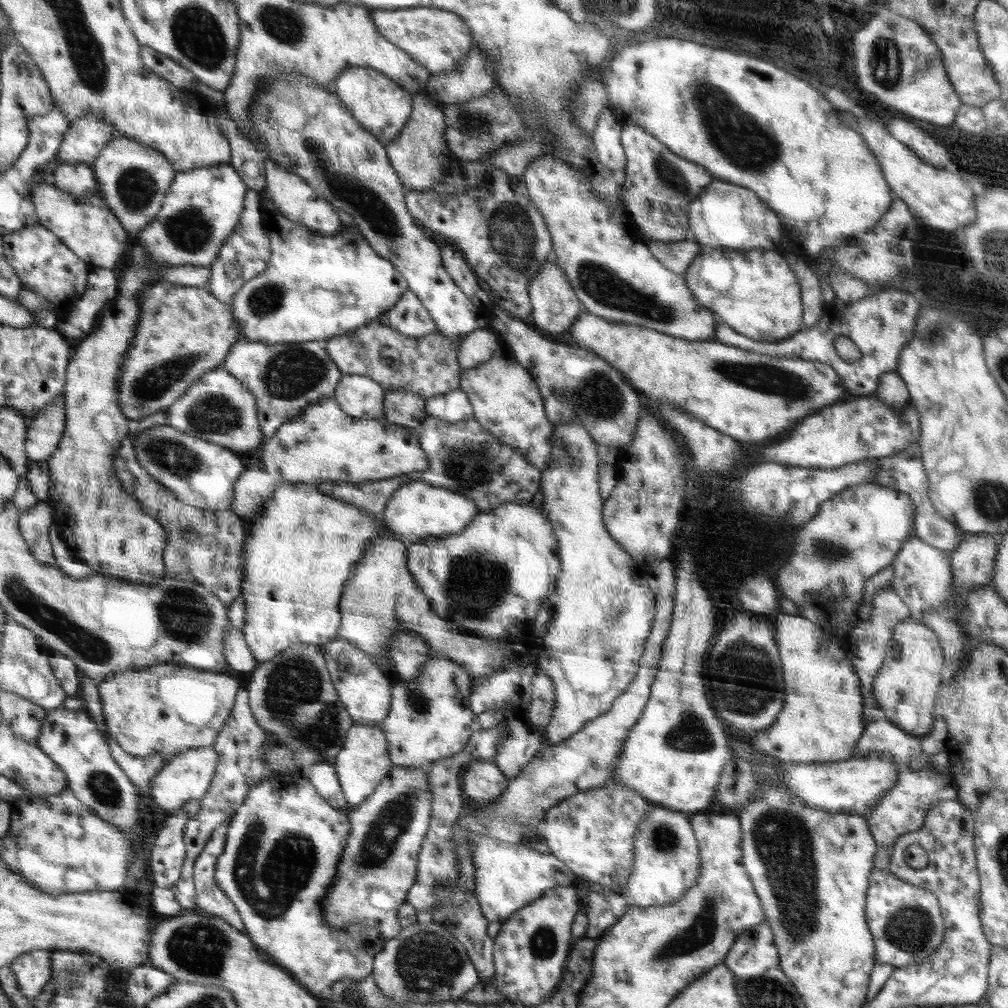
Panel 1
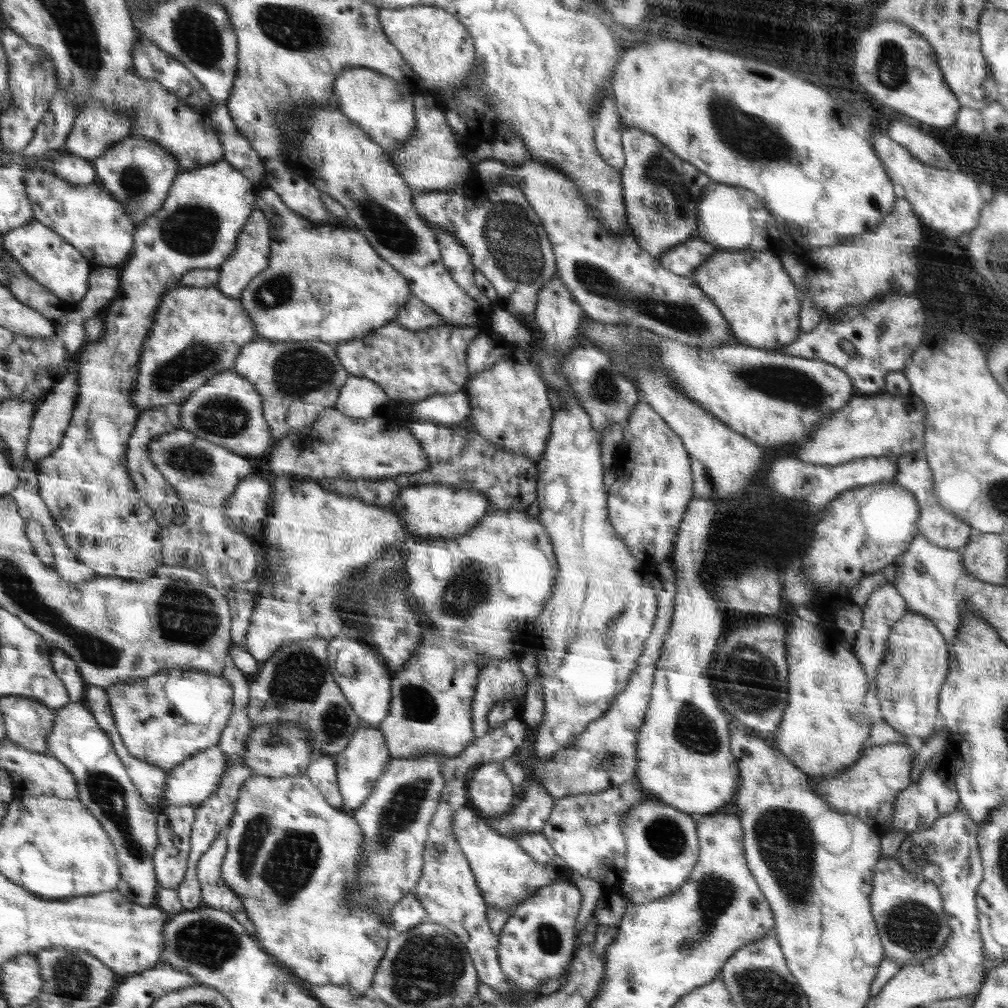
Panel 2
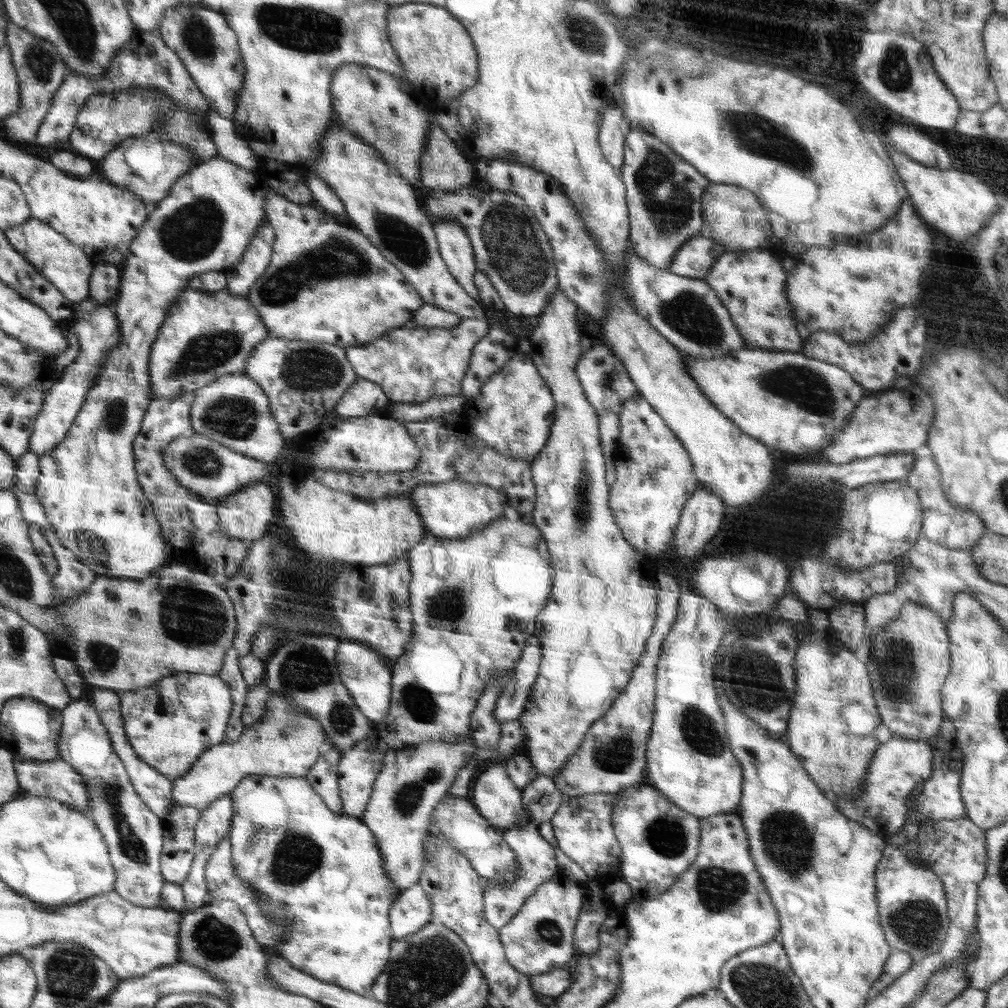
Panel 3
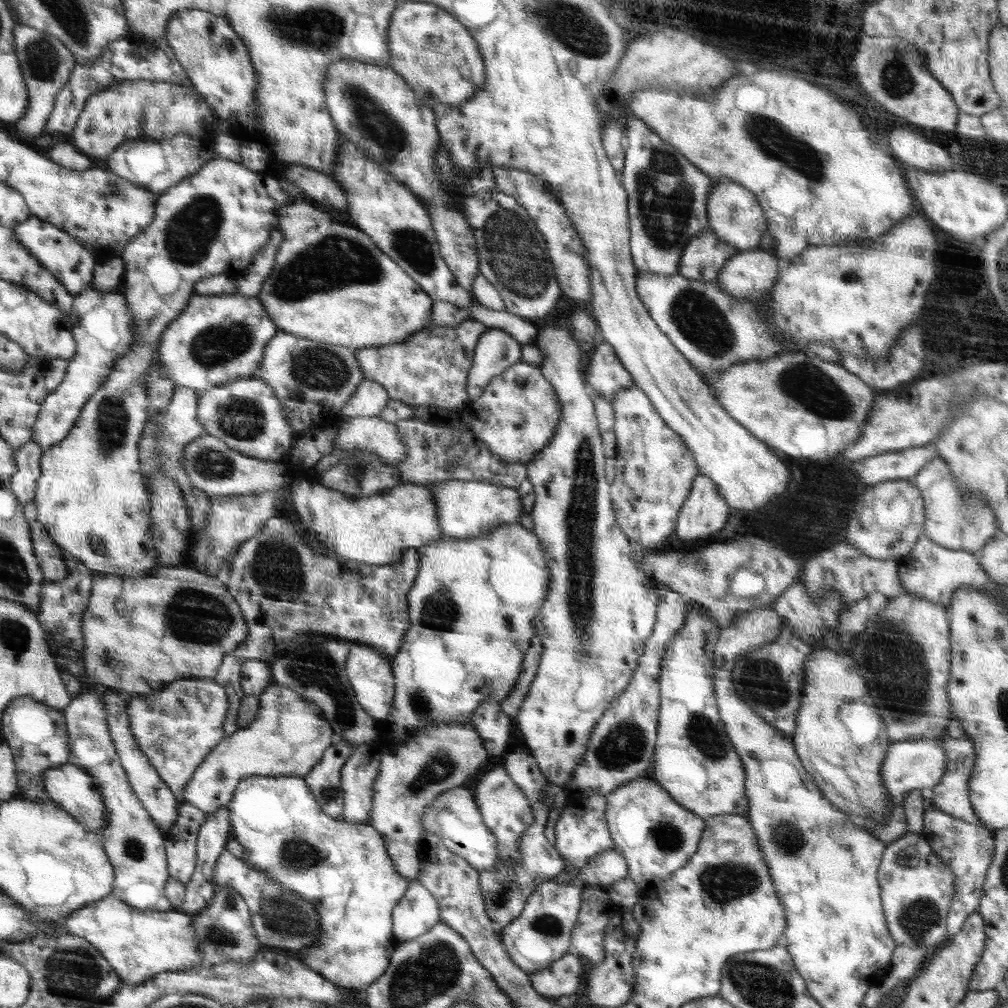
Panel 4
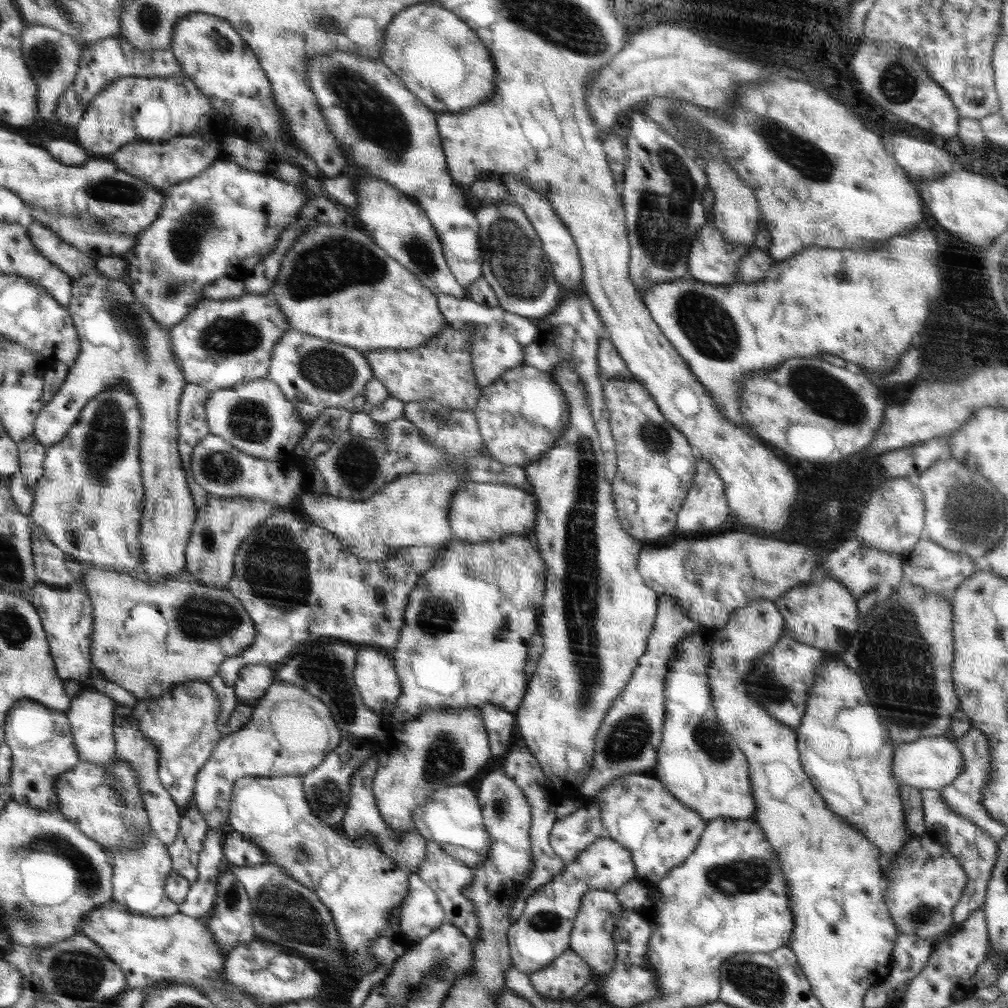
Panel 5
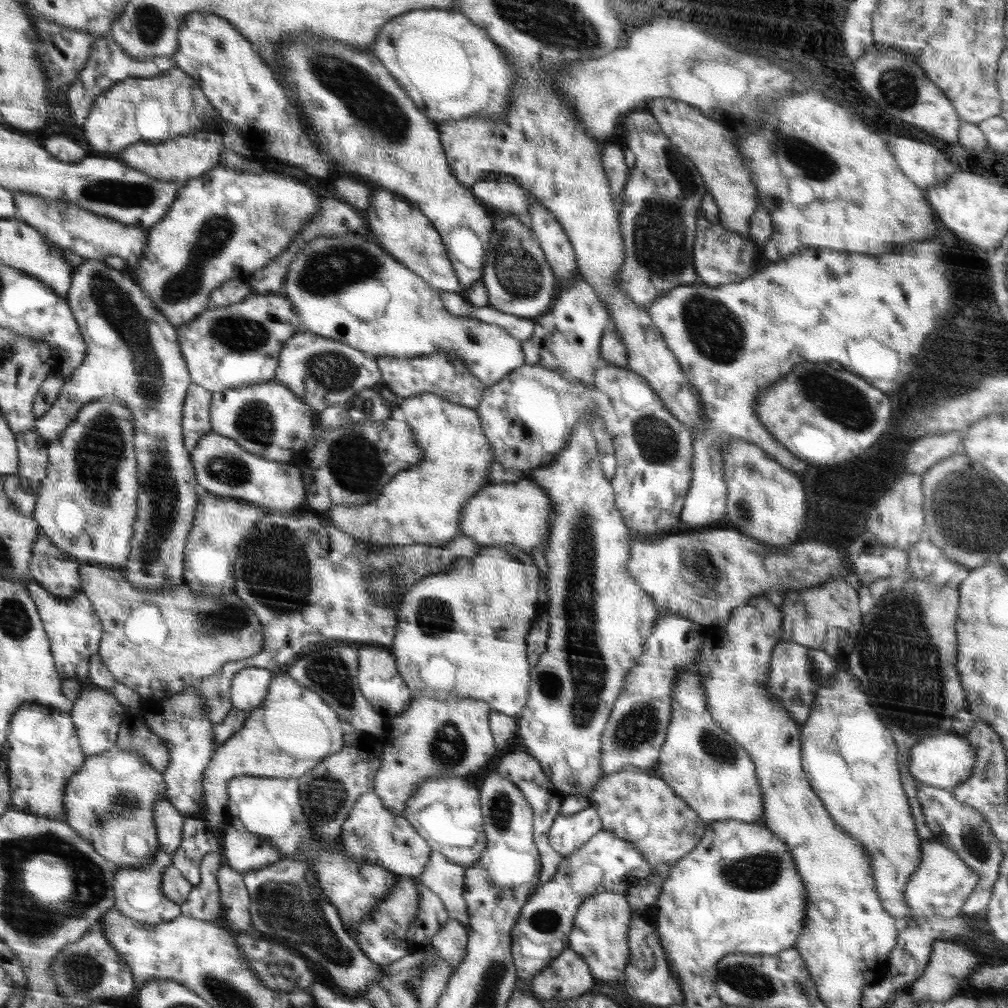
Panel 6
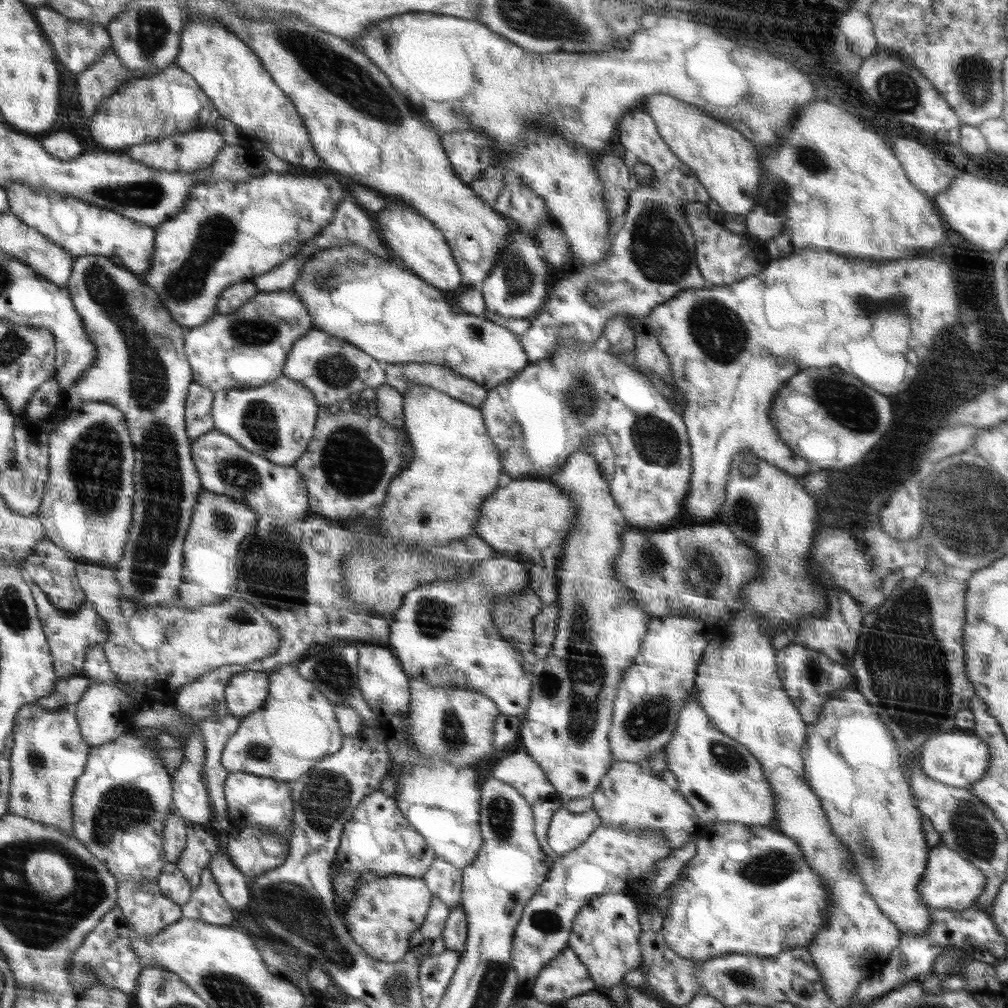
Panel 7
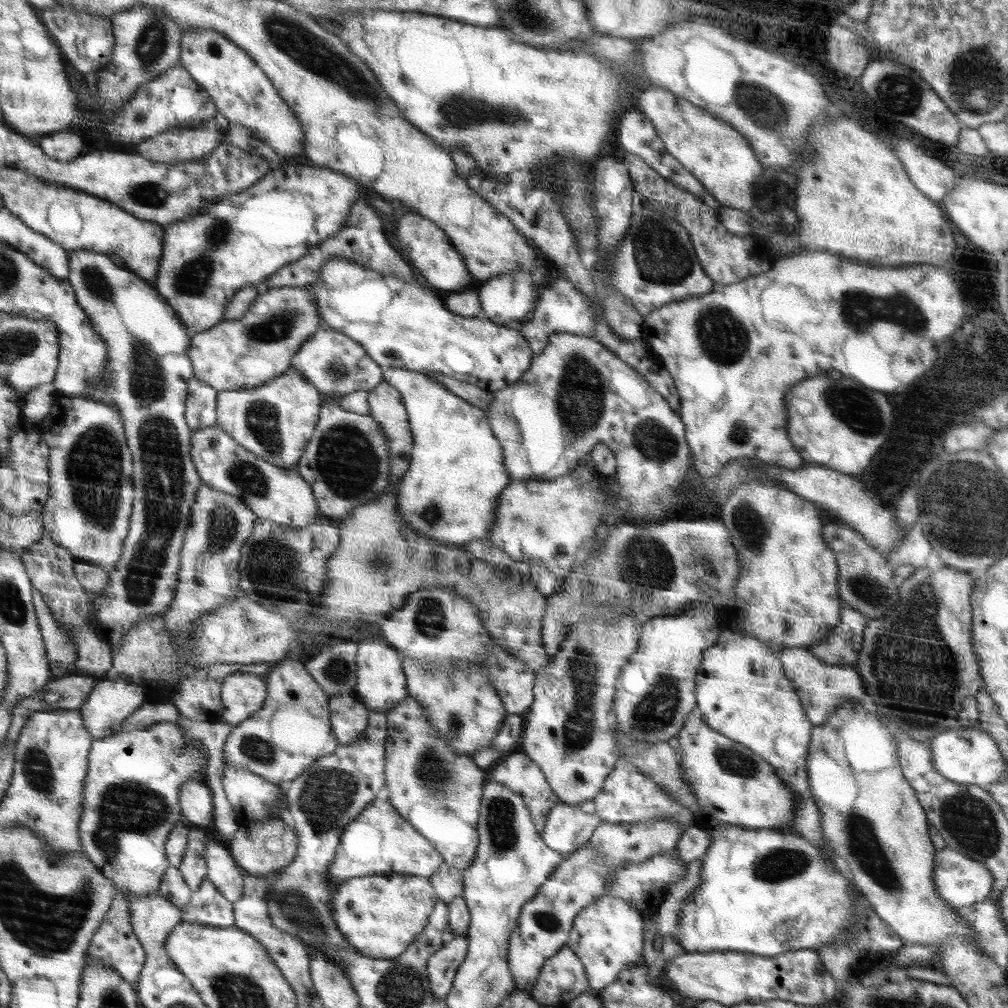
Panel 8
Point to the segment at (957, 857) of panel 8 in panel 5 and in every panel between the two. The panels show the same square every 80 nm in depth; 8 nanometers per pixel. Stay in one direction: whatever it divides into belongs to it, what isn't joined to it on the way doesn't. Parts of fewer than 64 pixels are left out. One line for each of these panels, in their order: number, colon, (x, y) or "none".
5: (924, 882)
6: (941, 884)
7: (950, 882)

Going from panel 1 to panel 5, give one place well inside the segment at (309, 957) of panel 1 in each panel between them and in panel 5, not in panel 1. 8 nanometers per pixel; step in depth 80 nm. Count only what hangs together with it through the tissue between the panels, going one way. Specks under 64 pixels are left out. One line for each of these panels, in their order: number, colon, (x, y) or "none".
2: (293, 858)
3: (326, 868)
4: (343, 868)
5: (361, 886)

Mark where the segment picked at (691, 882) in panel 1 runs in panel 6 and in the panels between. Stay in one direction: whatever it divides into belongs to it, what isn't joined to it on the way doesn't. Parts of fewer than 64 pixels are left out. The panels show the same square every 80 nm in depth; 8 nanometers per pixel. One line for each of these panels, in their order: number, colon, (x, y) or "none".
2: (662, 847)
3: (659, 841)
4: (656, 836)
5: (638, 812)
6: (635, 804)

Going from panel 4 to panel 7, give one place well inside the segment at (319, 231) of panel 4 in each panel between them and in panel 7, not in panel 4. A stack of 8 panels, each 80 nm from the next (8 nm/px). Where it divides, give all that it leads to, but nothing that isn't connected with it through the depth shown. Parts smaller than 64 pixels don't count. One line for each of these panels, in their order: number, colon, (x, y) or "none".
5: (336, 284)
6: (348, 289)
7: (395, 316)

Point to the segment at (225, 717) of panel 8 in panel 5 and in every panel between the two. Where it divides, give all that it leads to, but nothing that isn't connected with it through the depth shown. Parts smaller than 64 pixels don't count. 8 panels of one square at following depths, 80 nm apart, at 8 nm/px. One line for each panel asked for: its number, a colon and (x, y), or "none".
5: (253, 681)
6: (249, 687)
7: (247, 692)

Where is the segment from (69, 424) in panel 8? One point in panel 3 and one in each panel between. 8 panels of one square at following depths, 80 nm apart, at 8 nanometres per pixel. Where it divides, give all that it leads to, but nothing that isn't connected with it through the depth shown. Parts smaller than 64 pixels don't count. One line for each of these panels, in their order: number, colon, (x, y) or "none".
3: (89, 487)
4: (91, 496)
5: (89, 499)
6: (86, 505)
7: (86, 508)

